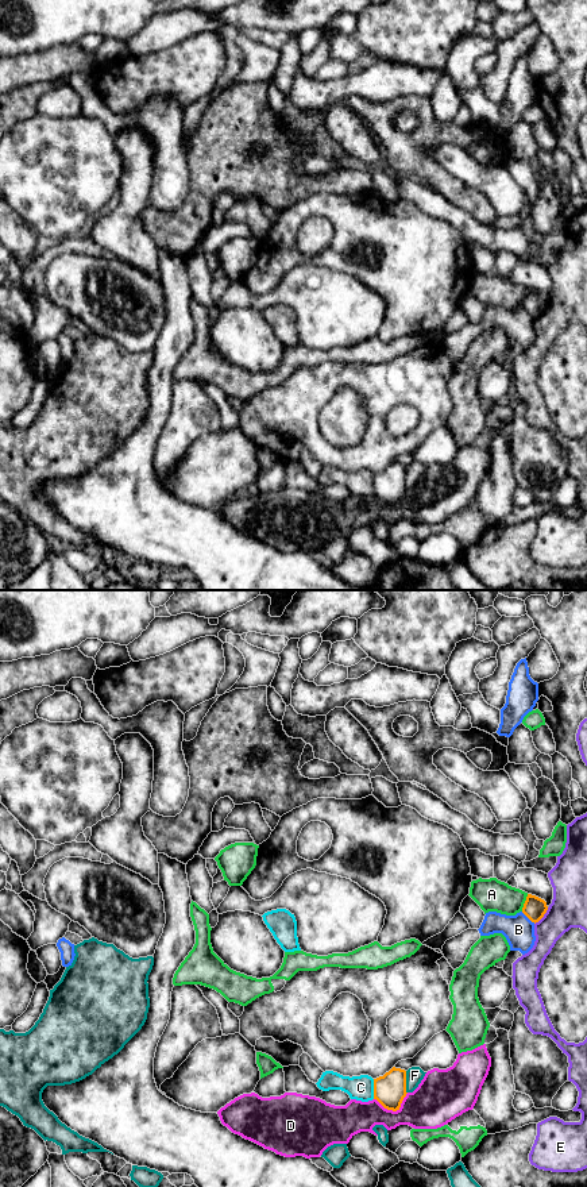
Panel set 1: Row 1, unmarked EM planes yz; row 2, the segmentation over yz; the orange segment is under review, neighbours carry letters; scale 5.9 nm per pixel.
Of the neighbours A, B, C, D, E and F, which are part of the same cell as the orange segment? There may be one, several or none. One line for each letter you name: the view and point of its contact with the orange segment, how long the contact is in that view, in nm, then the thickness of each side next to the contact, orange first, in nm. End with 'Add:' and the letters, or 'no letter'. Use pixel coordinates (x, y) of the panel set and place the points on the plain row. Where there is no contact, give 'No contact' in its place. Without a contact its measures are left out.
Add: no letter

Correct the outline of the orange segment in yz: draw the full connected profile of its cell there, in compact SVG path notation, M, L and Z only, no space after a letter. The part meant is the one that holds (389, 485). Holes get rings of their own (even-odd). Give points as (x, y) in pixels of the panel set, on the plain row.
M393 462L383 471L374 474L374 494L387 505L399 505L406 489L405 465Z

